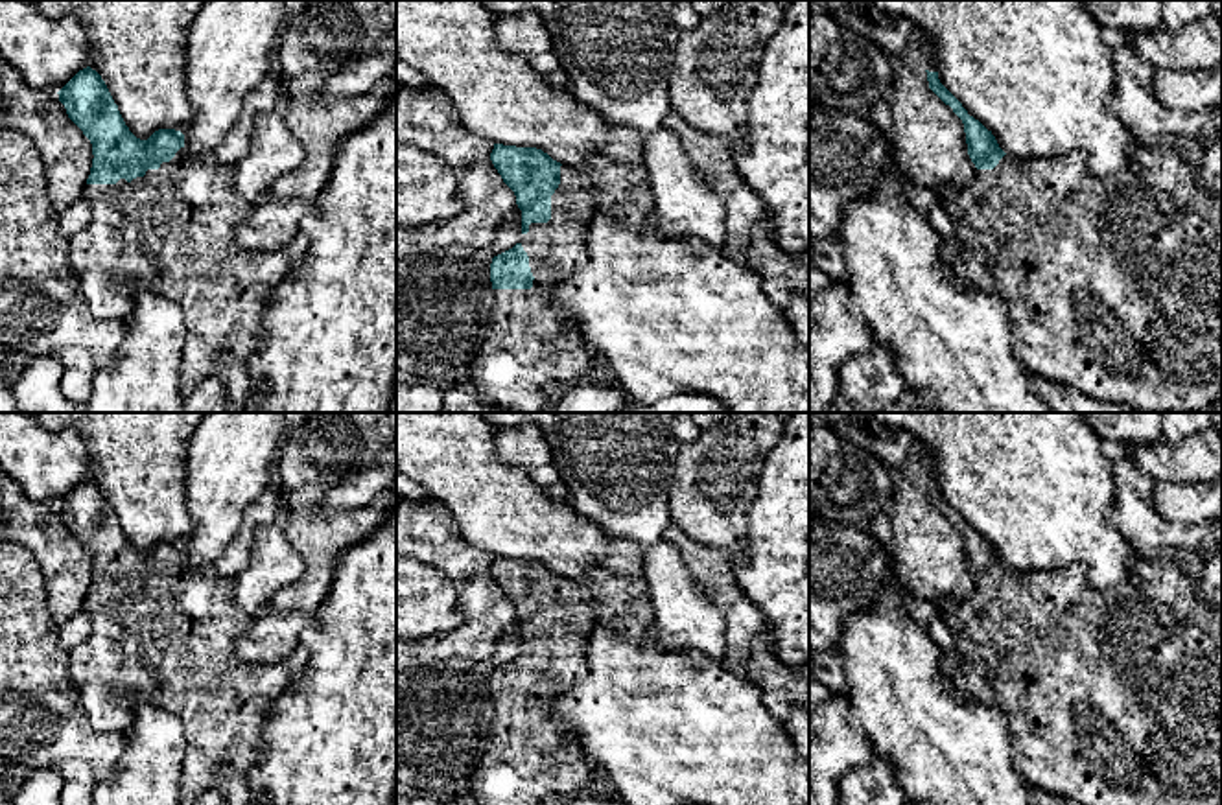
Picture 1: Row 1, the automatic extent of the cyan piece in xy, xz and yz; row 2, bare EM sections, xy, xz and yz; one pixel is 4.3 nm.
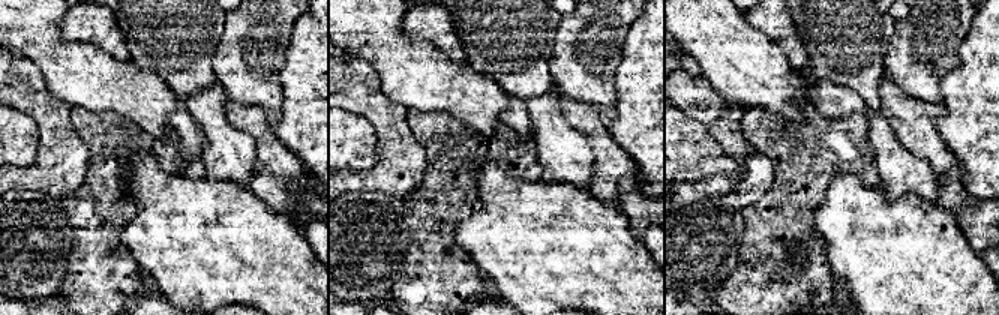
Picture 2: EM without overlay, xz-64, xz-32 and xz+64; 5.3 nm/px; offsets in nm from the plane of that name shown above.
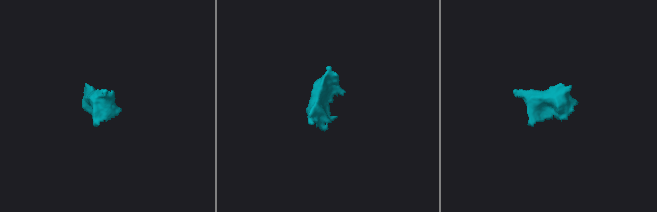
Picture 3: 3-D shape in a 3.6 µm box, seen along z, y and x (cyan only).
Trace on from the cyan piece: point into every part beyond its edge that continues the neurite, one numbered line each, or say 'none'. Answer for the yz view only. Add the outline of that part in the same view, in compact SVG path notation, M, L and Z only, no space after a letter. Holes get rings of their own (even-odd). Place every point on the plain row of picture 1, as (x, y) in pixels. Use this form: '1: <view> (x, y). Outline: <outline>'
1: yz (1114, 697). Outline: M1137 549L1132 575L1104 591L1089 588L1078 566L1056 571L1005 567L993 582L977 582L969 597L944 599L938 604L938 619L962 658L951 678L958 698L1005 713L1012 761L1028 788L1054 792L1080 805L1222 805L1222 612L1200 593L1198 582L1172 556Z

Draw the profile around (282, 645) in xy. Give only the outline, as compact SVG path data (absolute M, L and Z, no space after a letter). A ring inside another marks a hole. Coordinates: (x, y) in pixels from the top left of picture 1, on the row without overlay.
M262 610L253 630L234 641L234 652L251 665L269 665L299 647L299 636L319 621L315 613Z

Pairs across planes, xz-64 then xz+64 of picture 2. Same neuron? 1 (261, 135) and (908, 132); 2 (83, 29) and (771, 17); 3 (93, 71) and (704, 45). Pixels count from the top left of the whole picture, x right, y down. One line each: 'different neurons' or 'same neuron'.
1: same neuron
2: same neuron
3: same neuron

